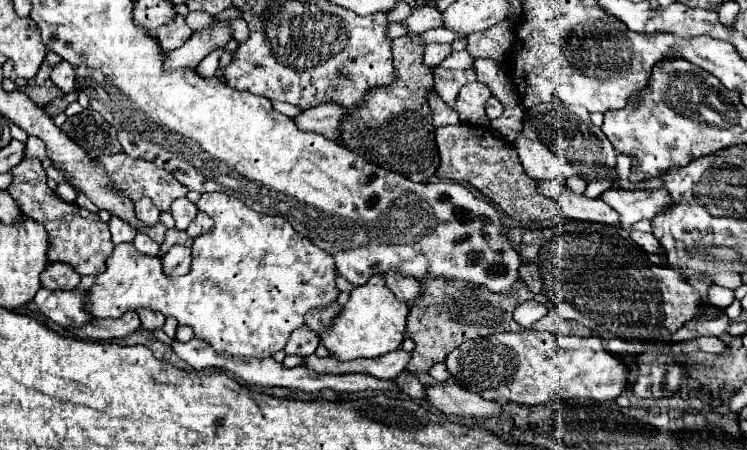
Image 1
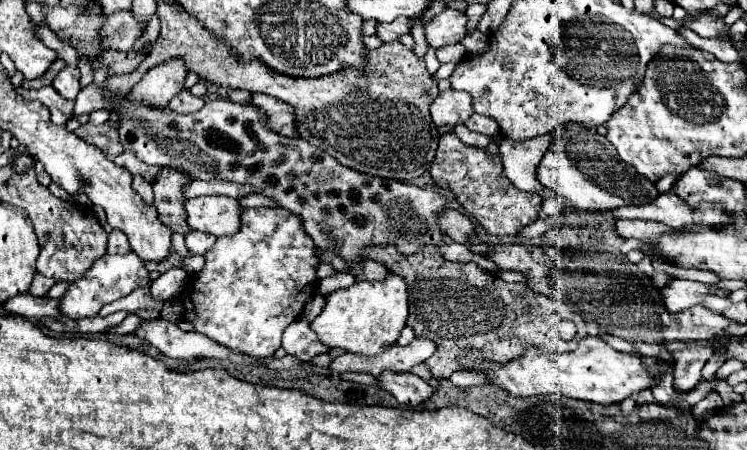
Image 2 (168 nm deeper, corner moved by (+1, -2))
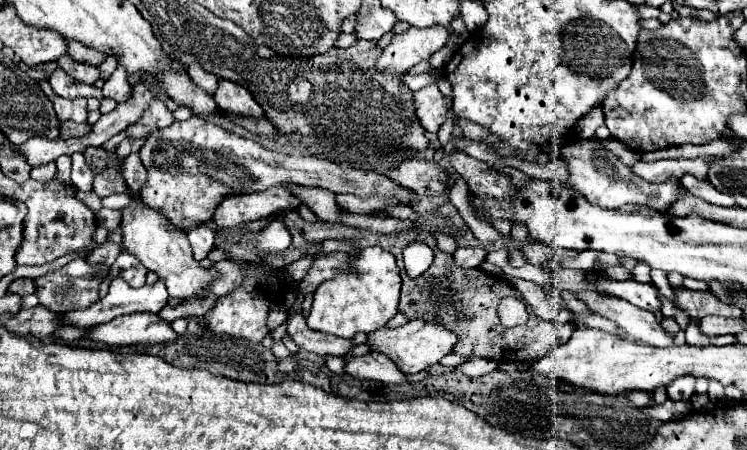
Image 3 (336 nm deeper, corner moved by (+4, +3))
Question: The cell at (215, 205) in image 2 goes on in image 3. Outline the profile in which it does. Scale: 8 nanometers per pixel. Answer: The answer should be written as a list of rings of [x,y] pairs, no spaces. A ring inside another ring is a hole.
[[[271,187],[271,191],[257,191],[251,195],[229,195],[219,201],[215,209],[213,223],[219,229],[231,229],[237,225],[245,225],[257,219],[265,219],[277,209],[295,211],[301,205],[297,197],[293,197],[285,187]]]

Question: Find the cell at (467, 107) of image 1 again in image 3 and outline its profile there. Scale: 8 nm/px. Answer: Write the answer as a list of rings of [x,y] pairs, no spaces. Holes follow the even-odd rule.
[[[435,83],[415,91],[415,111],[425,131],[437,133],[439,127],[445,123],[449,109],[451,101],[437,89]]]

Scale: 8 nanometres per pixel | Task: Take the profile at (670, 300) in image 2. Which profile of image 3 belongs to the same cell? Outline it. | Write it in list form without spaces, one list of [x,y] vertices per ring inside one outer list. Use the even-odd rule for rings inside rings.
[[[601,279],[597,283],[601,291],[611,293],[613,297],[625,299],[637,307],[649,309],[651,313],[661,311],[661,299],[659,289],[653,283],[639,283],[639,281],[613,281],[613,279]]]

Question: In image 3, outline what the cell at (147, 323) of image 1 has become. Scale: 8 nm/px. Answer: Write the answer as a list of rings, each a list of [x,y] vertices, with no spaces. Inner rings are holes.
[[[121,251],[121,255],[117,257],[117,261],[111,266],[109,277],[99,287],[99,298],[105,297],[110,282],[114,278],[121,277],[121,279],[125,279],[131,287],[143,287],[145,285],[145,275],[147,275],[147,269],[133,255],[127,255],[125,251]]]

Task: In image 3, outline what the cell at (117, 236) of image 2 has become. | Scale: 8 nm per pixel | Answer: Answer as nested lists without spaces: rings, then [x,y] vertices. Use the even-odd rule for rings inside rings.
[[[107,241],[103,245],[97,245],[97,249],[87,255],[87,261],[89,263],[105,263],[105,265],[113,265],[115,259],[119,257],[121,253],[121,245],[119,243],[113,243],[113,241]]]

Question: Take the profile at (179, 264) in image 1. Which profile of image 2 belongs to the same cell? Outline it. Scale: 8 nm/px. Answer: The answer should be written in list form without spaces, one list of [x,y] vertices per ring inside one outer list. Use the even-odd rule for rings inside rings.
[[[172,268],[172,270],[160,274],[160,278],[158,278],[156,282],[152,282],[152,286],[150,286],[150,294],[152,294],[152,298],[166,302],[166,300],[170,300],[172,296],[180,294],[182,288],[186,286],[186,282],[188,282],[188,274],[186,274],[186,270]]]

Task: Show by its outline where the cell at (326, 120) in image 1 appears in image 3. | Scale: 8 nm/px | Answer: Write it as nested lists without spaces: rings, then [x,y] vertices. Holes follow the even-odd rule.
[[[221,79],[219,89],[213,93],[215,103],[229,113],[237,113],[243,117],[263,117],[263,109],[259,107],[259,103],[255,103],[253,95],[239,83],[231,83],[227,79]]]

